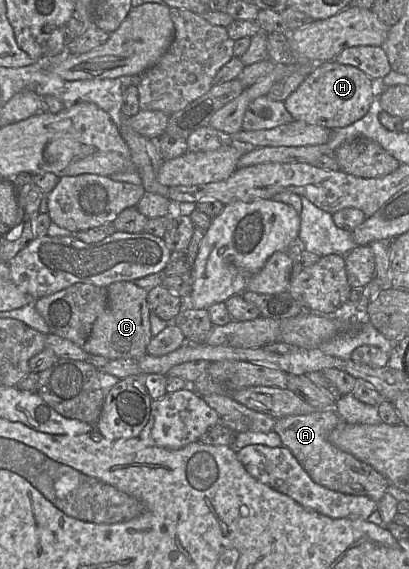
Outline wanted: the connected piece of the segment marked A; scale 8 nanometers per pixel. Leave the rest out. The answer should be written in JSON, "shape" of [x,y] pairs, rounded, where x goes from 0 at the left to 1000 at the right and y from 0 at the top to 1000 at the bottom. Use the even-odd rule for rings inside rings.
{"shape":[[[819,719],[778,721],[748,729],[680,735],[667,757],[685,766],[692,784],[711,793],[765,845],[814,863],[888,870],[924,882],[944,866],[951,845],[910,819],[822,787],[800,772],[802,763],[834,742]]]}

